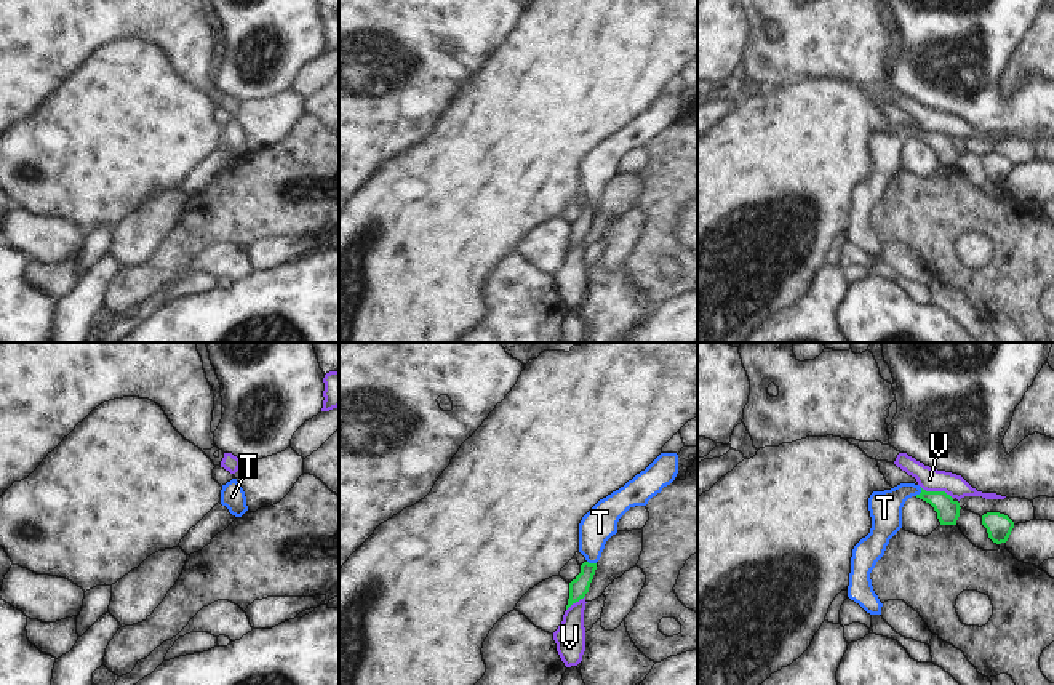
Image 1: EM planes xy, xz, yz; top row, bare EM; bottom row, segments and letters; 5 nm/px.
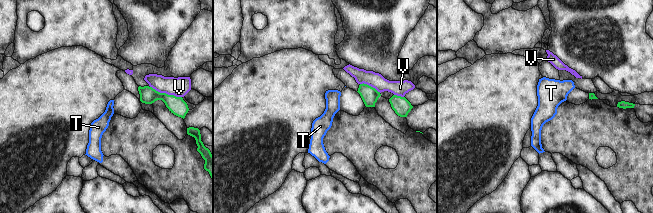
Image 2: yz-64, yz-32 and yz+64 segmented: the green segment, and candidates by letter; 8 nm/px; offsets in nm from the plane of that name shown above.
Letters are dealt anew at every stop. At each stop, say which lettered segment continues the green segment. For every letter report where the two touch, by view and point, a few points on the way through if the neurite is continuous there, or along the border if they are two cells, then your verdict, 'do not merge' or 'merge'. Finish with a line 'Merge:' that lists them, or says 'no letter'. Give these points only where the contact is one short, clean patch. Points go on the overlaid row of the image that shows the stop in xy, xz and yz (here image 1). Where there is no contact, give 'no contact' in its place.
T: meets green in yz at (922, 492); runs through yz (947, 509), (938, 500), (922, 492), (902, 492), (885, 508); merge
V: meets green in yz at (936, 492); border along yz (920, 485), (926, 490), (944, 490), (952, 498); do not merge
Merge: T

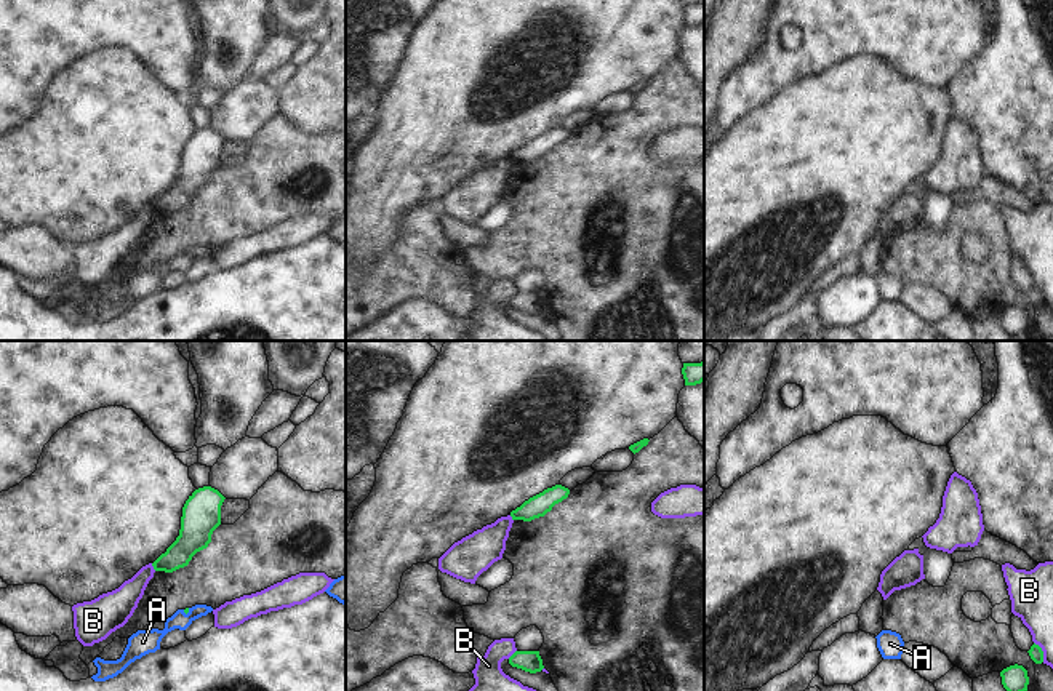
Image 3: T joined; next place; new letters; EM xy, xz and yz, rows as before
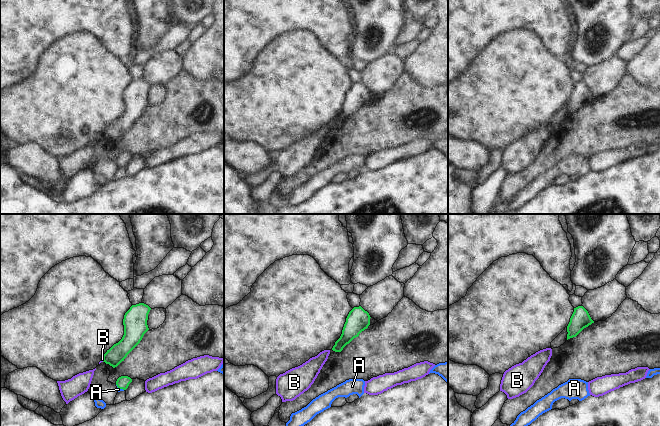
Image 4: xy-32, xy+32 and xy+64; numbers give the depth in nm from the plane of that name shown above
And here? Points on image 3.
A: meets green in xy at (186, 613); runs through xy (186, 610), (186, 613), (162, 634), (146, 642); merge
B: meets green in xz at (512, 655); do not merge
Merge: A

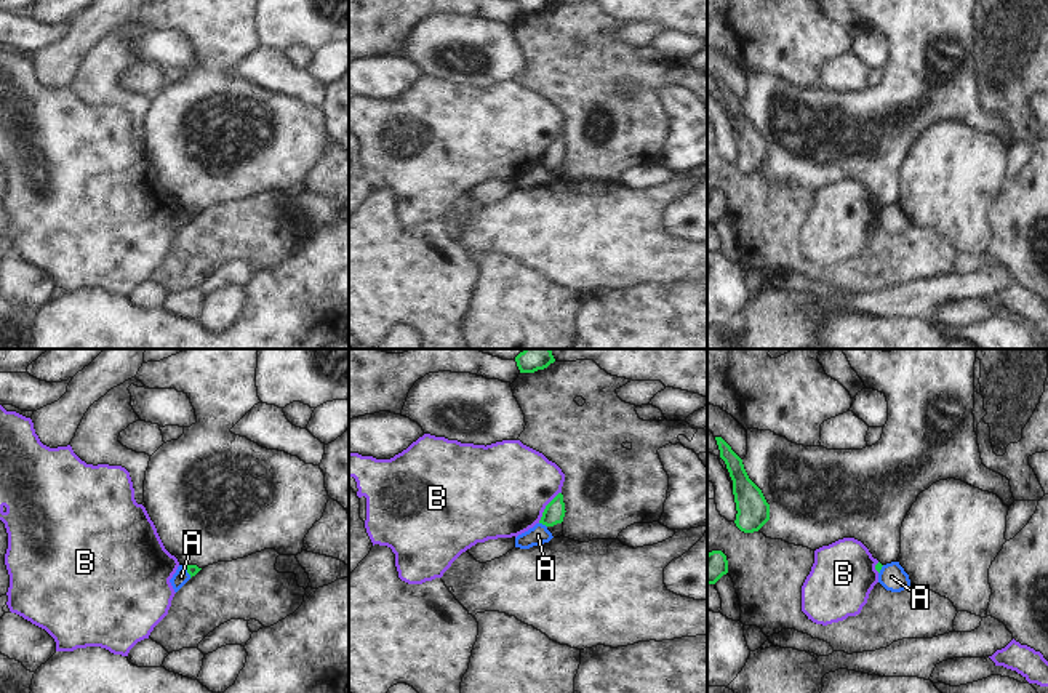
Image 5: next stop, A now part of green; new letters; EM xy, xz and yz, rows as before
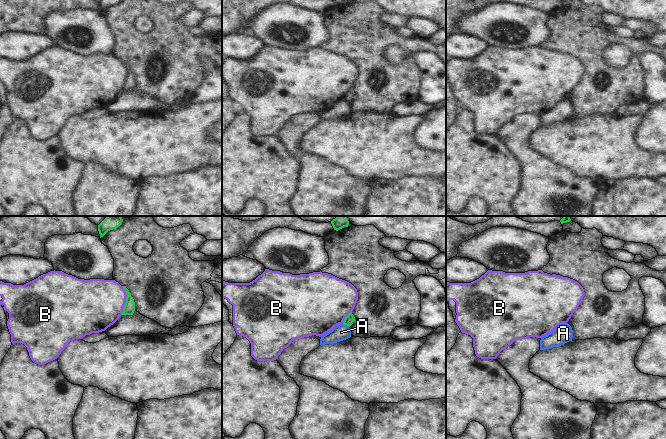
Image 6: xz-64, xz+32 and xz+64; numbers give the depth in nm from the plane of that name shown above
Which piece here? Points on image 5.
A: meets green in xz at (543, 524); border along xz (540, 522), (546, 527); do not merge
B: meets green in xz at (546, 508); border along xz (560, 492), (546, 506), (538, 522); do not merge
Merge: no letter

